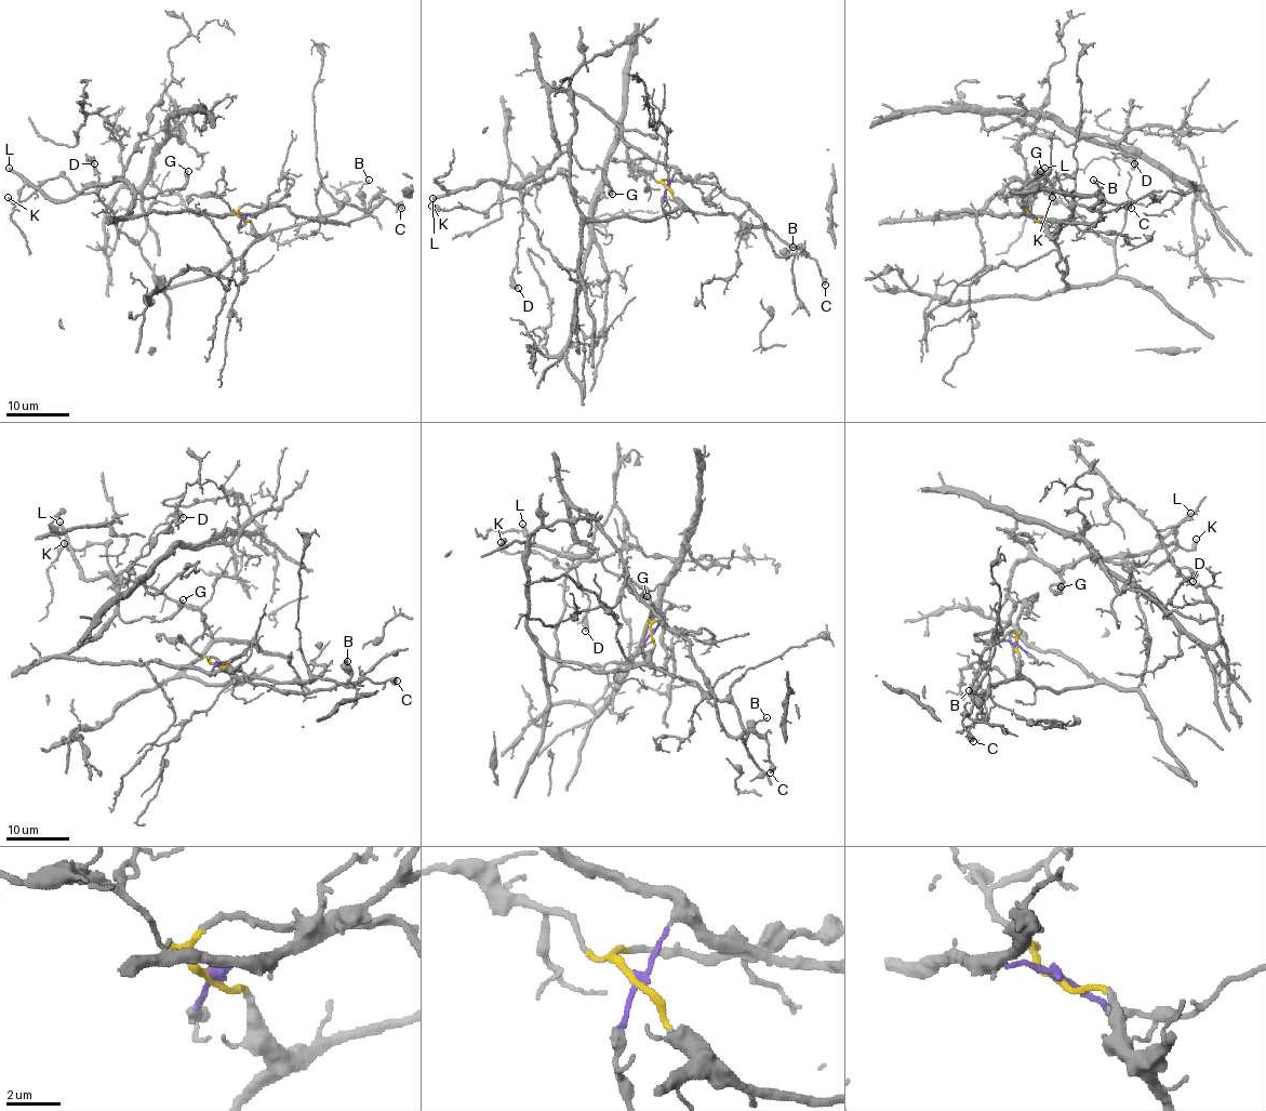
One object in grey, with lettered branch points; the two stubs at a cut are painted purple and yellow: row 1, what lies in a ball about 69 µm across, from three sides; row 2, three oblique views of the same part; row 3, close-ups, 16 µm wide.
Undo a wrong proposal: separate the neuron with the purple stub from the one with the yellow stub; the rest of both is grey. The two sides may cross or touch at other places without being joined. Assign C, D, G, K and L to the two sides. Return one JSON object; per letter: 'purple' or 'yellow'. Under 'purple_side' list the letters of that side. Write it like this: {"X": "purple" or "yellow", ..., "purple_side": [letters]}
{"C": "yellow", "D": "purple", "G": "purple", "K": "yellow", "L": "purple", "purple_side": ["D", "G", "L"]}

